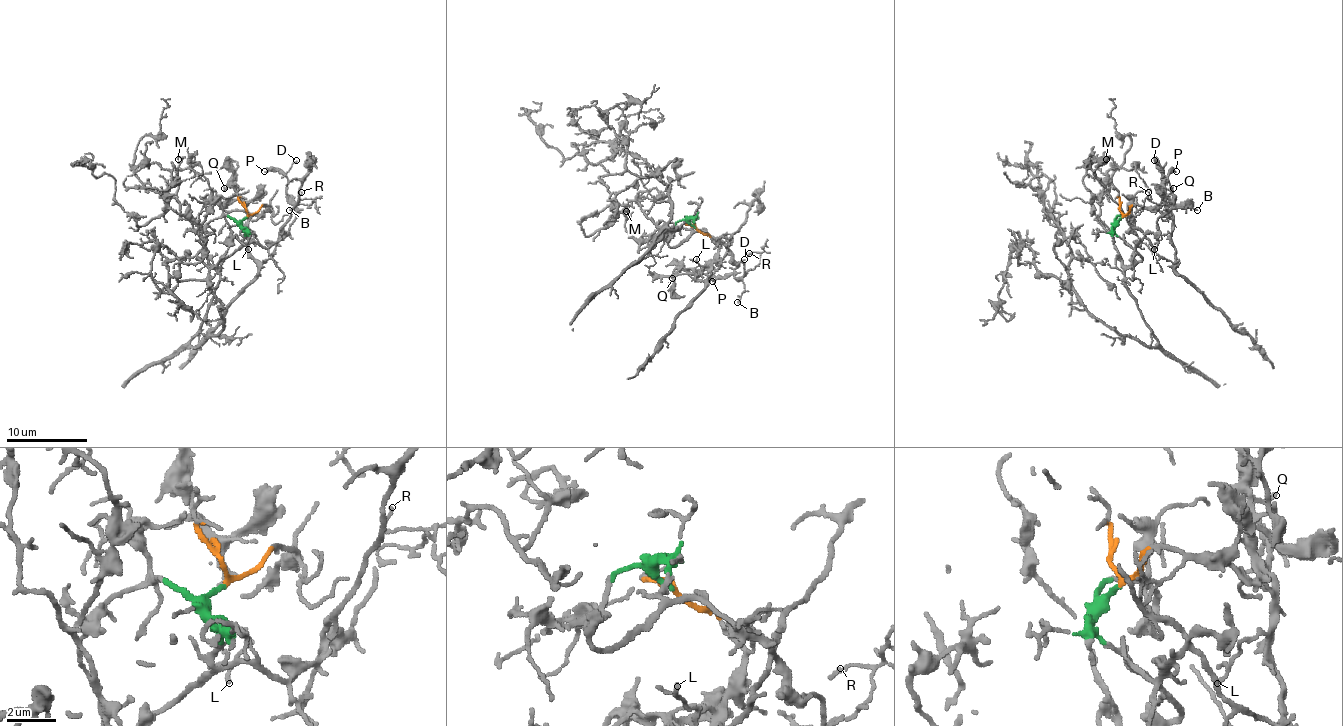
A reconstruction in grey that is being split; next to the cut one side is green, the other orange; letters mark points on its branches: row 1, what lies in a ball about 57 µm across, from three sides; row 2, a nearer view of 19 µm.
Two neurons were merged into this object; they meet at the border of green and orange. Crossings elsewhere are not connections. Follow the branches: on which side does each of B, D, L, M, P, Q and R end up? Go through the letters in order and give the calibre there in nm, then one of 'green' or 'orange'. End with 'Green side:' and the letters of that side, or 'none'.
B: calibre 120 nm; green
D: calibre 110 nm; green
L: calibre 120 nm; orange
M: calibre 90 nm; green
P: calibre 190 nm; green
Q: calibre 140 nm; orange
R: calibre 100 nm; green
Green side: B, D, M, P, R

